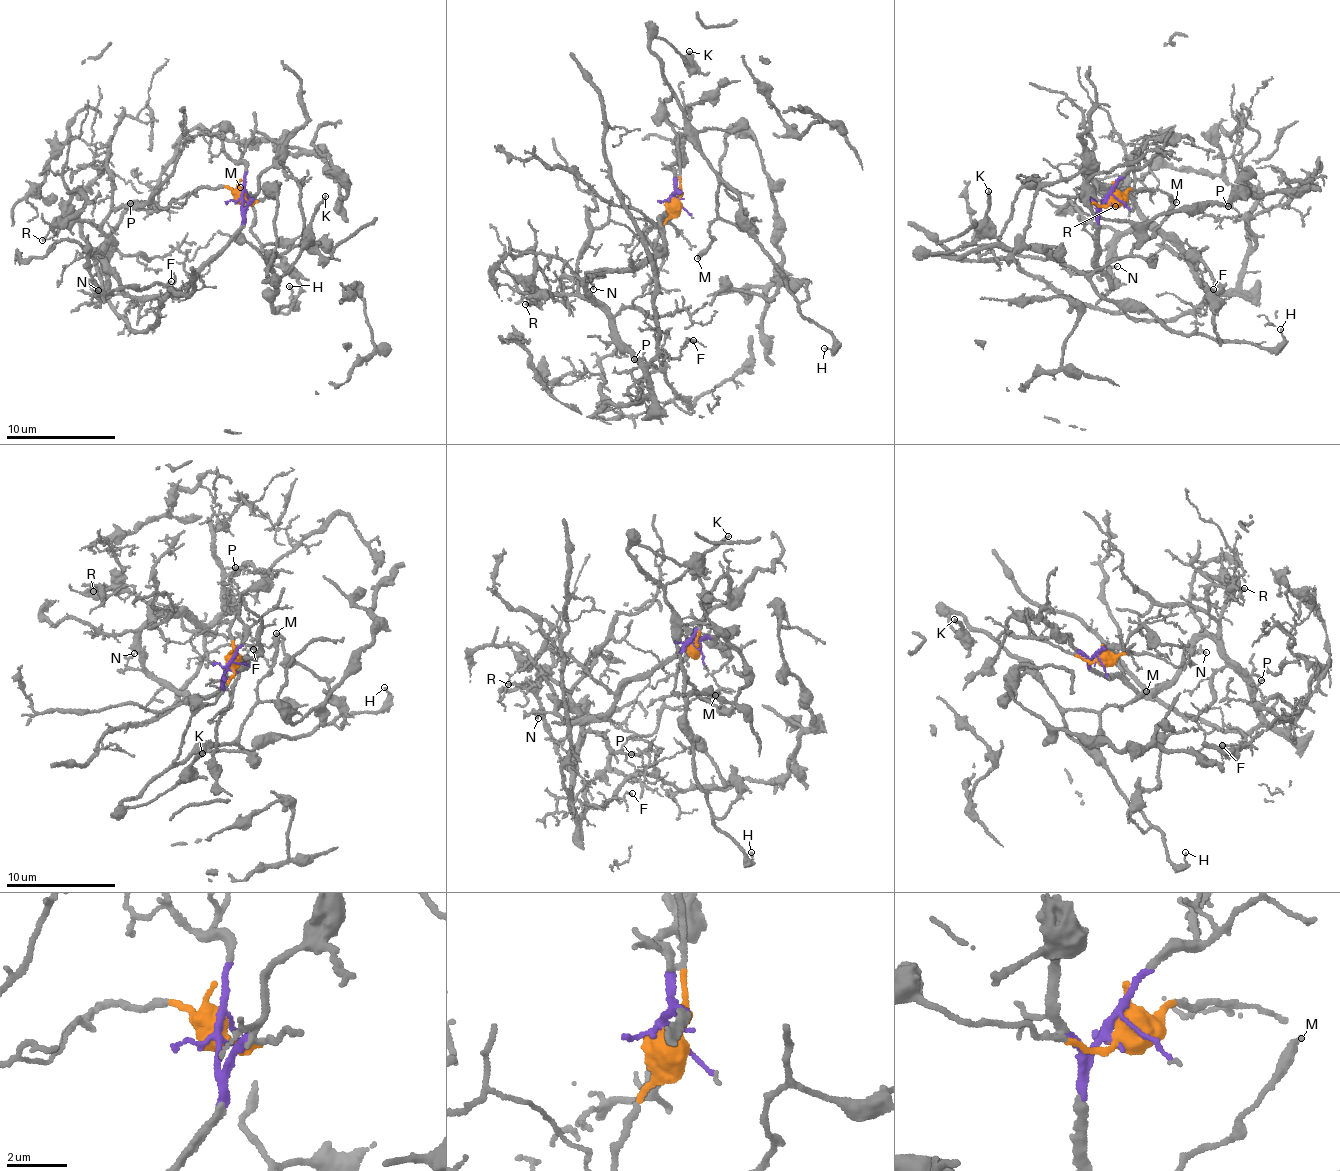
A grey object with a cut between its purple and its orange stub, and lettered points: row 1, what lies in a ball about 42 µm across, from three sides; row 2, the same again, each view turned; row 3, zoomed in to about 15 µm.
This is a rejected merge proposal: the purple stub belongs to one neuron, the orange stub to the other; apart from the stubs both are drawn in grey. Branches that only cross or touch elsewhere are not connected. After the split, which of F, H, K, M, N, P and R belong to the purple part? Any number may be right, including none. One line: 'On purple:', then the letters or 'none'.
On purple: F, N, P, R

